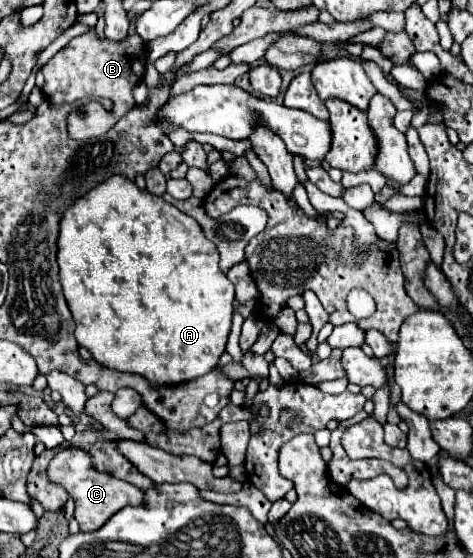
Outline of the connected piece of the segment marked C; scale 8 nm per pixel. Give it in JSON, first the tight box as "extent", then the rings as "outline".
{"extent":[48,446,144,532],"outline":[[[74,446],[60,448],[58,454],[50,460],[48,478],[50,478],[50,482],[62,486],[74,498],[74,504],[78,510],[76,520],[78,520],[82,532],[94,532],[94,530],[102,528],[126,504],[136,506],[144,498],[144,492],[138,486],[134,486],[130,482],[122,482],[120,478],[114,478],[106,472],[94,470],[90,452],[86,452],[84,448],[74,448]]]}

